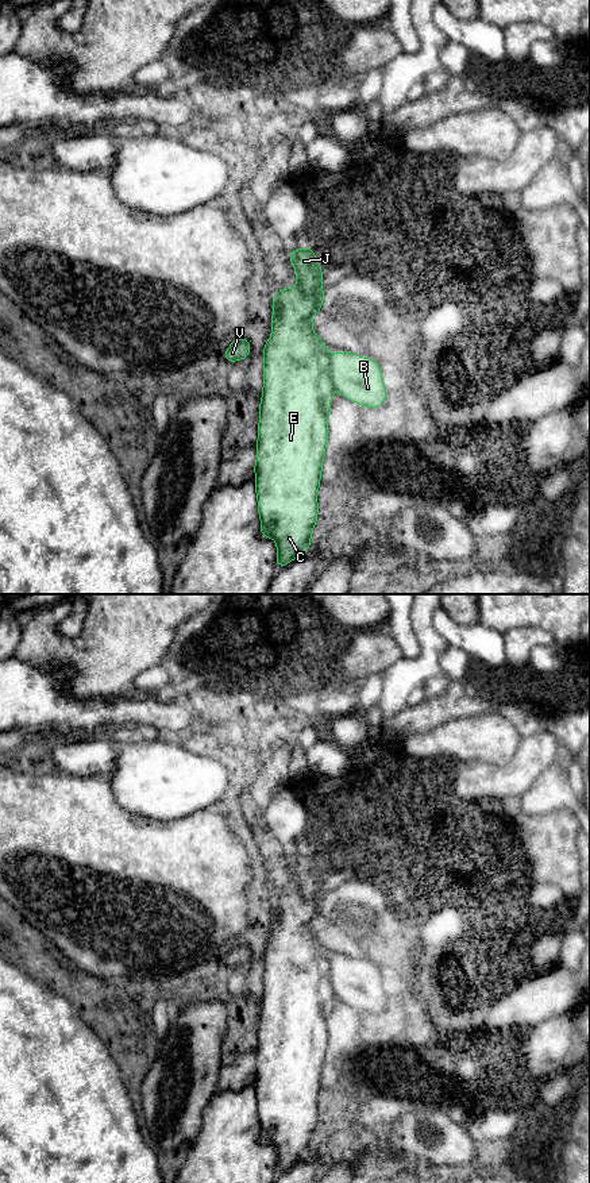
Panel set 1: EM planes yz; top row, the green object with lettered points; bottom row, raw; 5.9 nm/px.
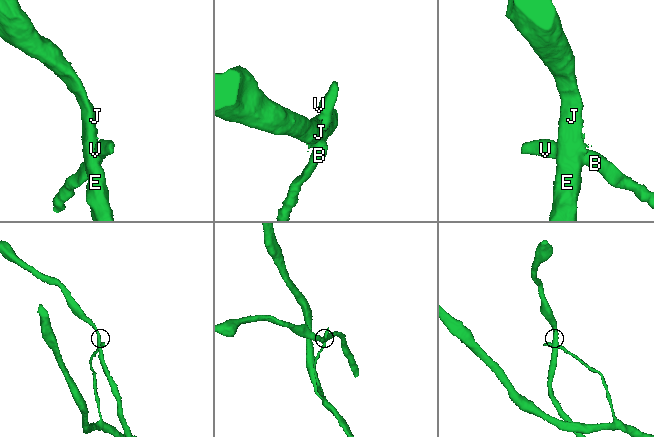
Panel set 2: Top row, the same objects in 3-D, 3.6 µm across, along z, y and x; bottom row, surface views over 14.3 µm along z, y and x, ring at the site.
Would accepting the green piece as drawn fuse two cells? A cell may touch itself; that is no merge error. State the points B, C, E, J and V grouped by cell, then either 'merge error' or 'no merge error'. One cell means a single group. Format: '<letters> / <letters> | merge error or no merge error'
B V / C E J | merge error

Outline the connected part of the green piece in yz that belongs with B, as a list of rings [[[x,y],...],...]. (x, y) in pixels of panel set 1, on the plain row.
[[[327,953],[325,959],[329,962],[331,987],[340,999],[367,1013],[381,1011],[386,1005],[387,995],[382,984],[382,976],[374,964],[360,963],[350,956],[343,956],[342,959],[333,957],[329,960]]]

